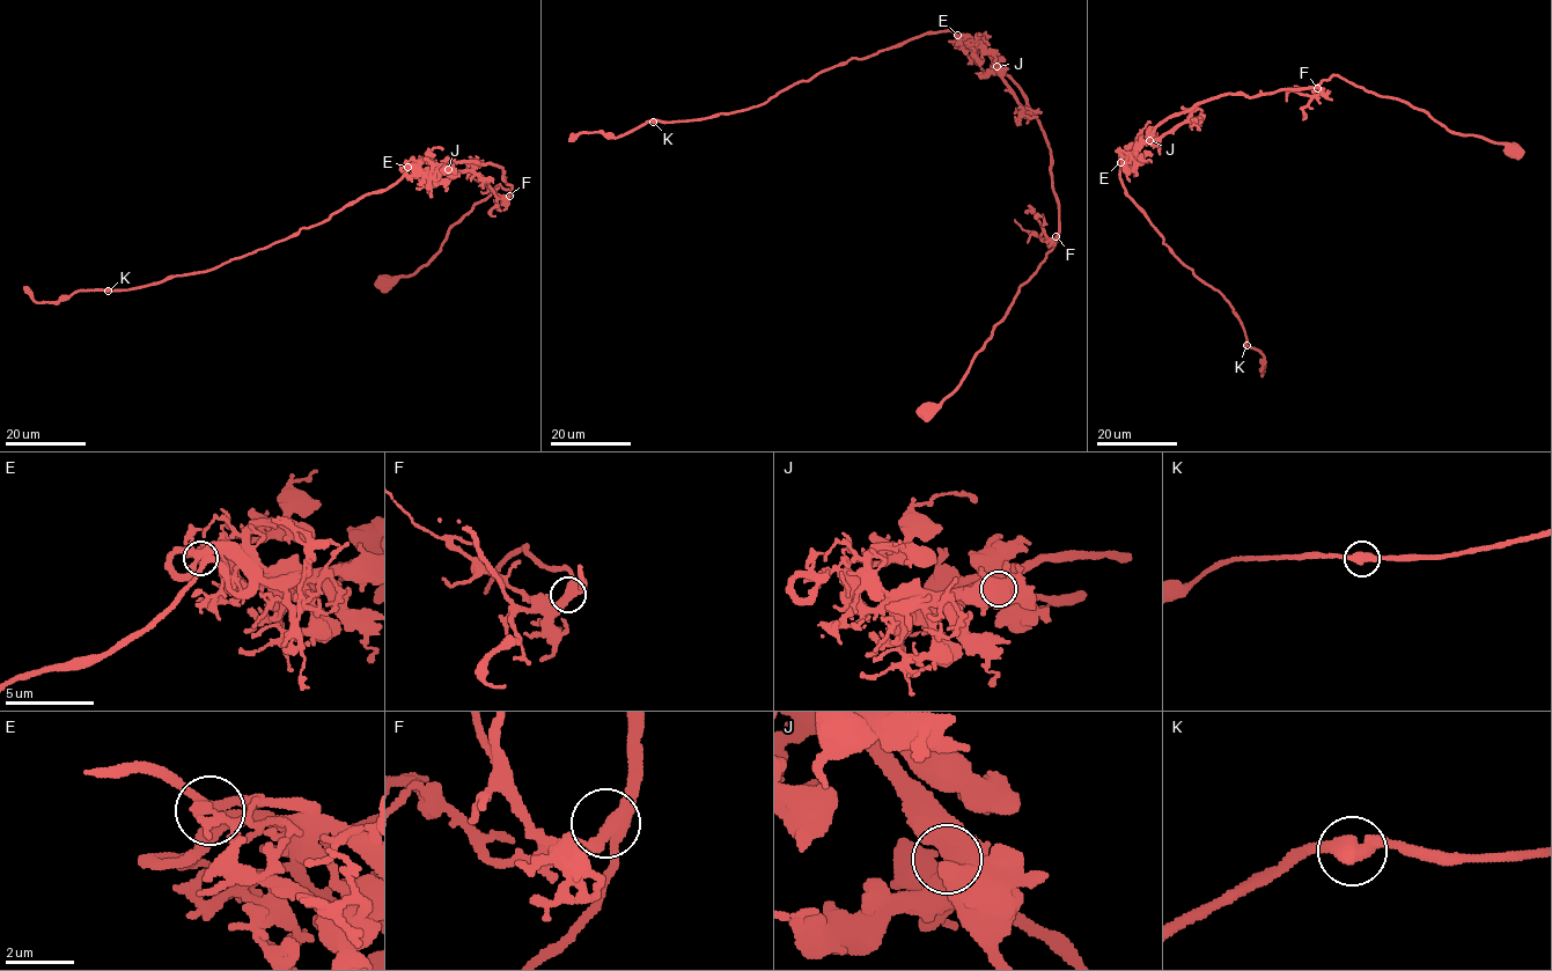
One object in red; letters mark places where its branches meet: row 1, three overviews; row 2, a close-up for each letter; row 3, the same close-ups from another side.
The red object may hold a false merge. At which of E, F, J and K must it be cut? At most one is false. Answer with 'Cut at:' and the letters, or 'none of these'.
Cut at: none of these

